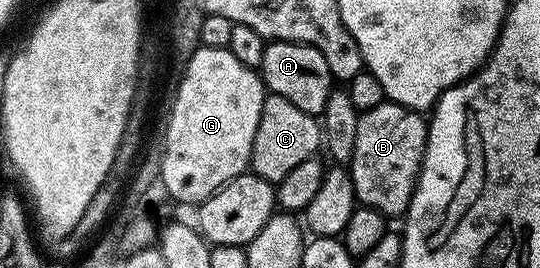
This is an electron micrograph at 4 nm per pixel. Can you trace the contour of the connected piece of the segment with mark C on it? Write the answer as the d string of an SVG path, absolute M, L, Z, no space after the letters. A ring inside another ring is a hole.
M267 92L264 107L260 111L260 123L256 127L256 135L252 139L249 168L265 181L277 183L288 175L304 159L315 156L323 148L323 126L315 114L300 111L293 103L288 103L284 95Z

